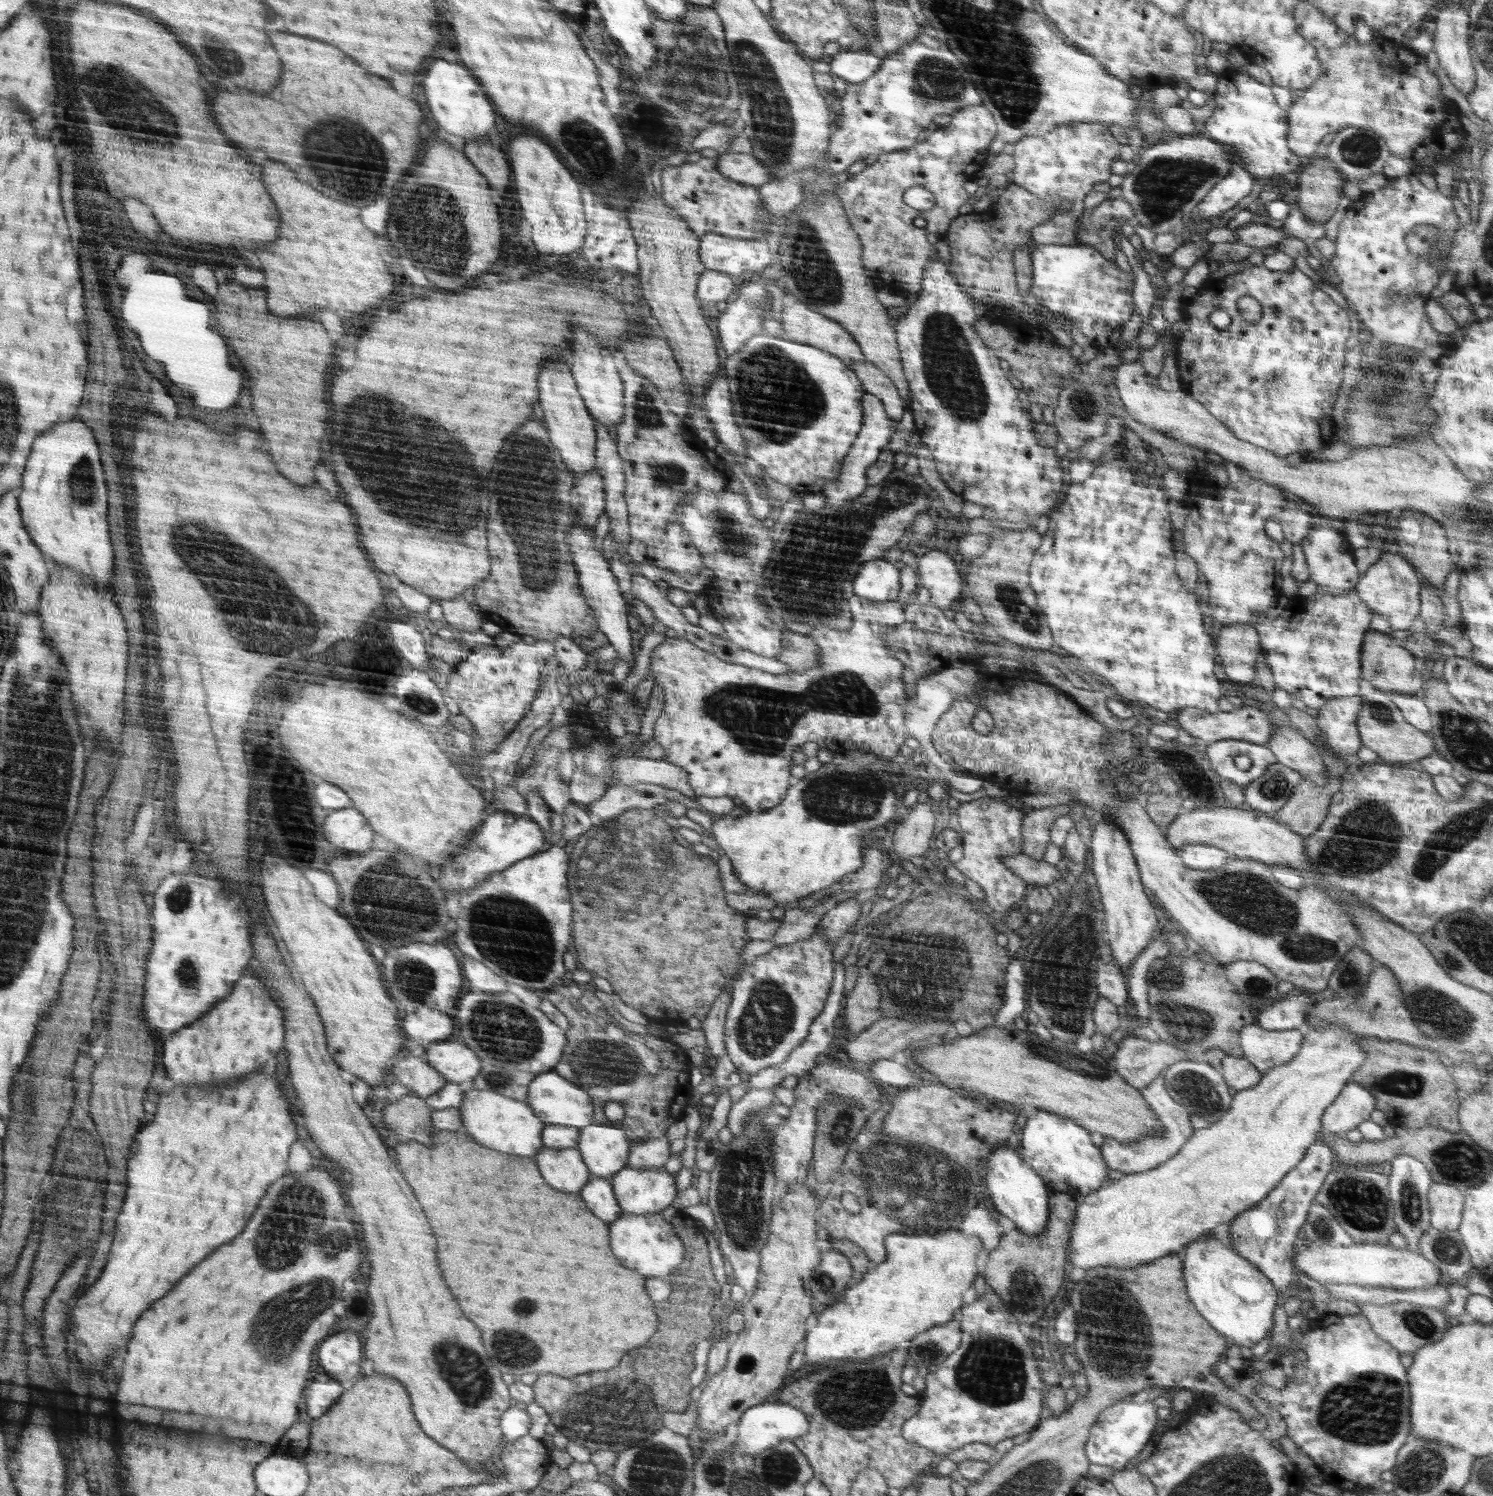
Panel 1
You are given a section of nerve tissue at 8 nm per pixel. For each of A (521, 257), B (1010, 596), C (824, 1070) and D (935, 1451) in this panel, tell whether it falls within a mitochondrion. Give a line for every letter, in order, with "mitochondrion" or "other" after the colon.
A: other
B: mitochondrion
C: other
D: other

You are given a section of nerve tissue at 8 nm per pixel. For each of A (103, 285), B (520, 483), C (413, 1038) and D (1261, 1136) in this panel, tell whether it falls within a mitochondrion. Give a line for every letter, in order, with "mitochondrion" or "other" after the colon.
A: other
B: mitochondrion
C: other
D: other

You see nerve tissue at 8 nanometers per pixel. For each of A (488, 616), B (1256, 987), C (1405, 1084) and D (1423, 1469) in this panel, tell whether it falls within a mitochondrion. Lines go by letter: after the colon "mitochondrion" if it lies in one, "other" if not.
A: other
B: mitochondrion
C: mitochondrion
D: mitochondrion

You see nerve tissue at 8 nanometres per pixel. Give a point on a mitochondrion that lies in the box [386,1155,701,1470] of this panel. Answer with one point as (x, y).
(598, 1421)

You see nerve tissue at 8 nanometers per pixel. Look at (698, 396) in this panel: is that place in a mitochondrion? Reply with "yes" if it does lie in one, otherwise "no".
no

